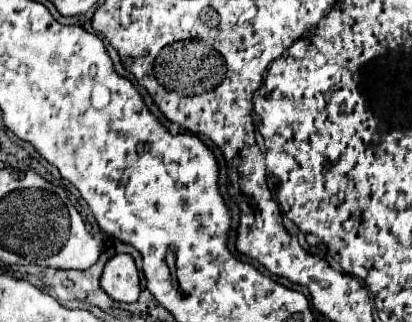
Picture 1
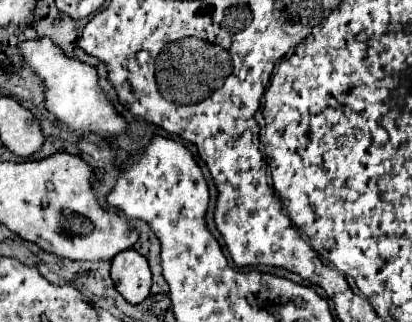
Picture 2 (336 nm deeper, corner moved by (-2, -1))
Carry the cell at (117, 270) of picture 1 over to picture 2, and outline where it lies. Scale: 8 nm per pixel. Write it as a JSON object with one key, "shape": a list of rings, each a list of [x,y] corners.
{"shape":[[[133,249],[117,253],[111,261],[111,279],[115,289],[129,303],[141,303],[151,289],[151,271],[147,259]]]}

